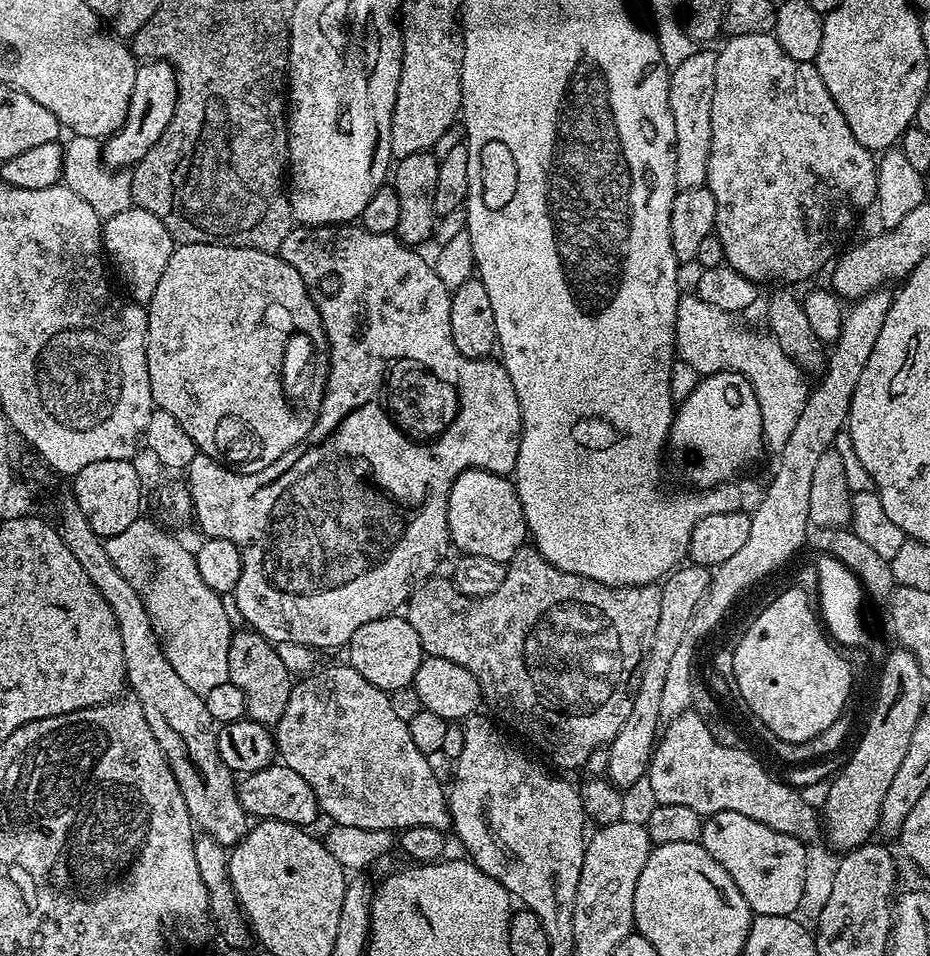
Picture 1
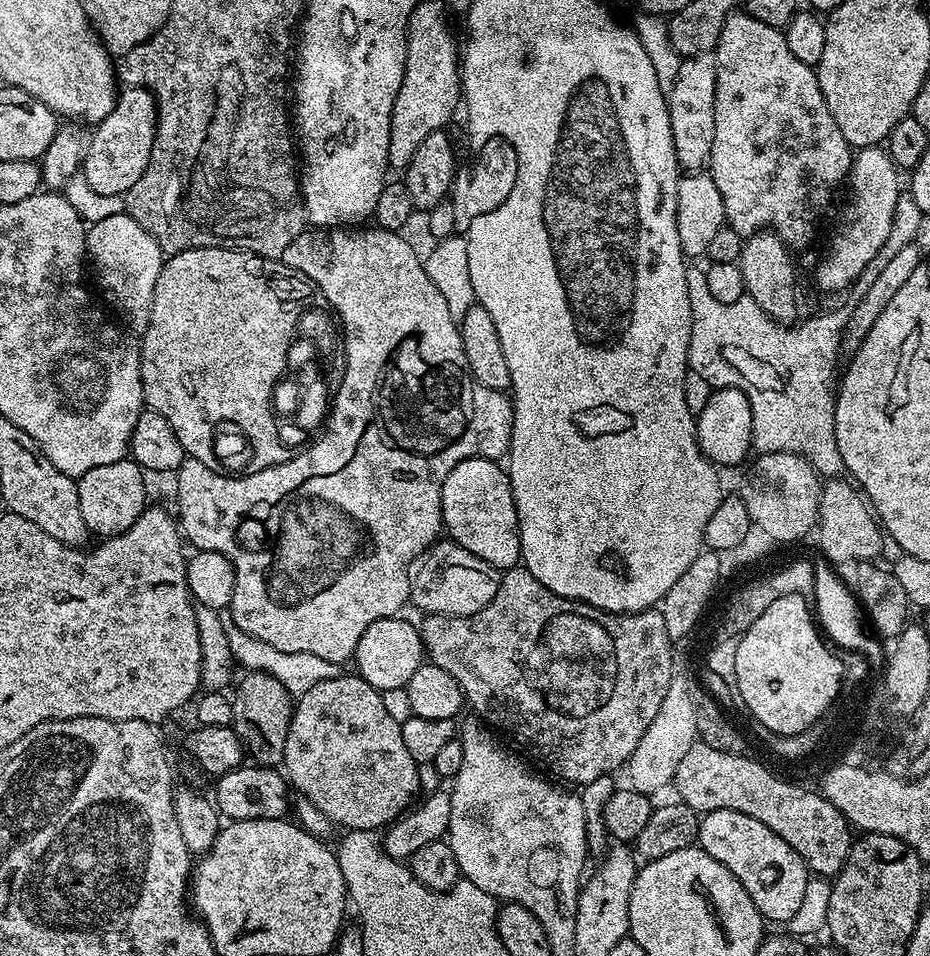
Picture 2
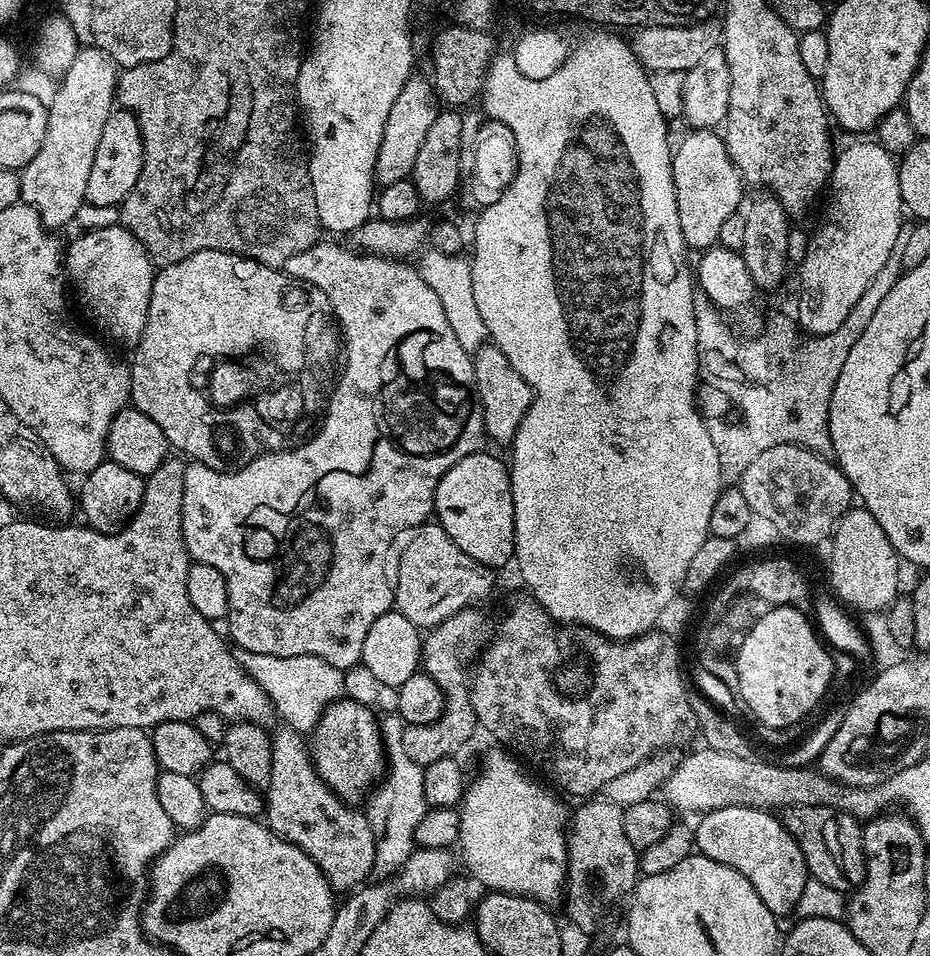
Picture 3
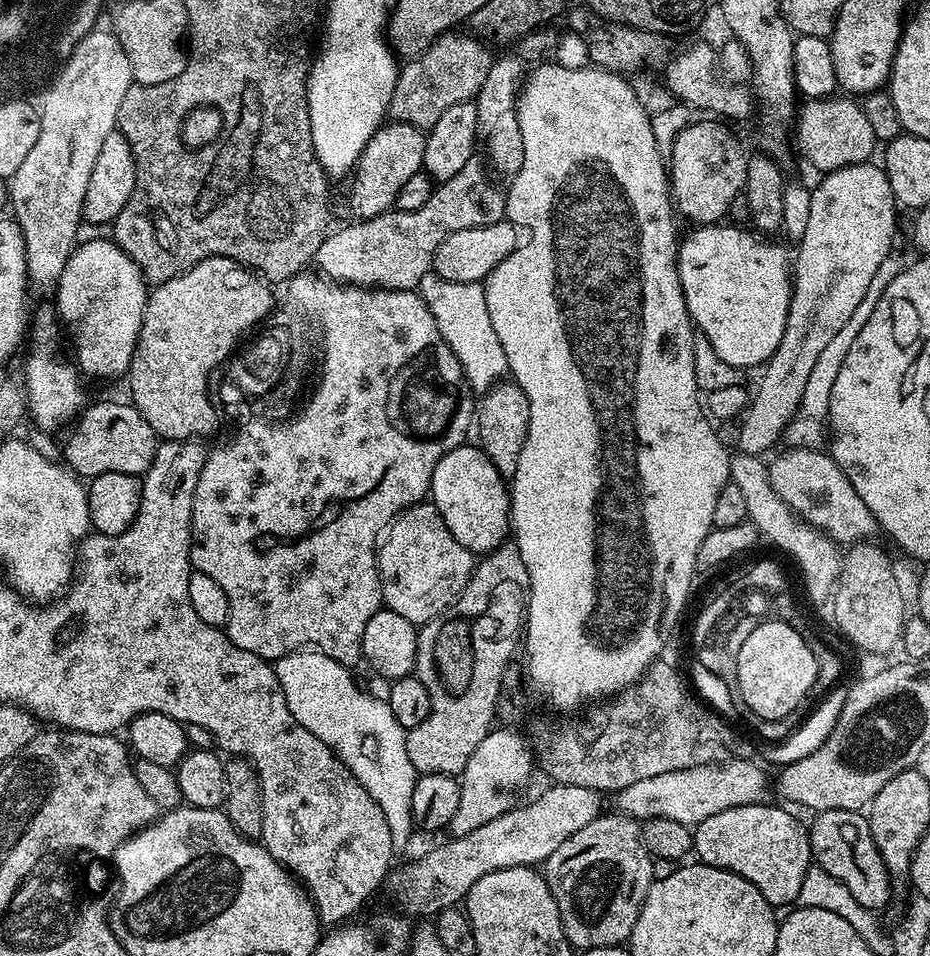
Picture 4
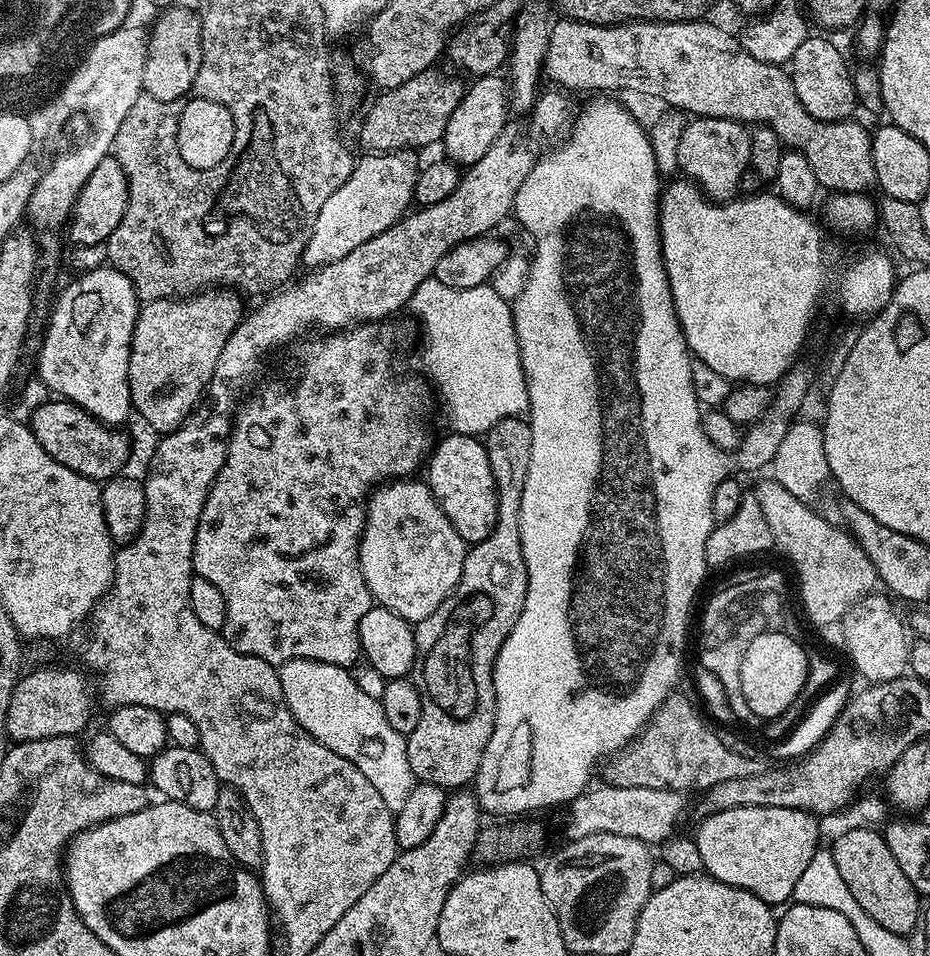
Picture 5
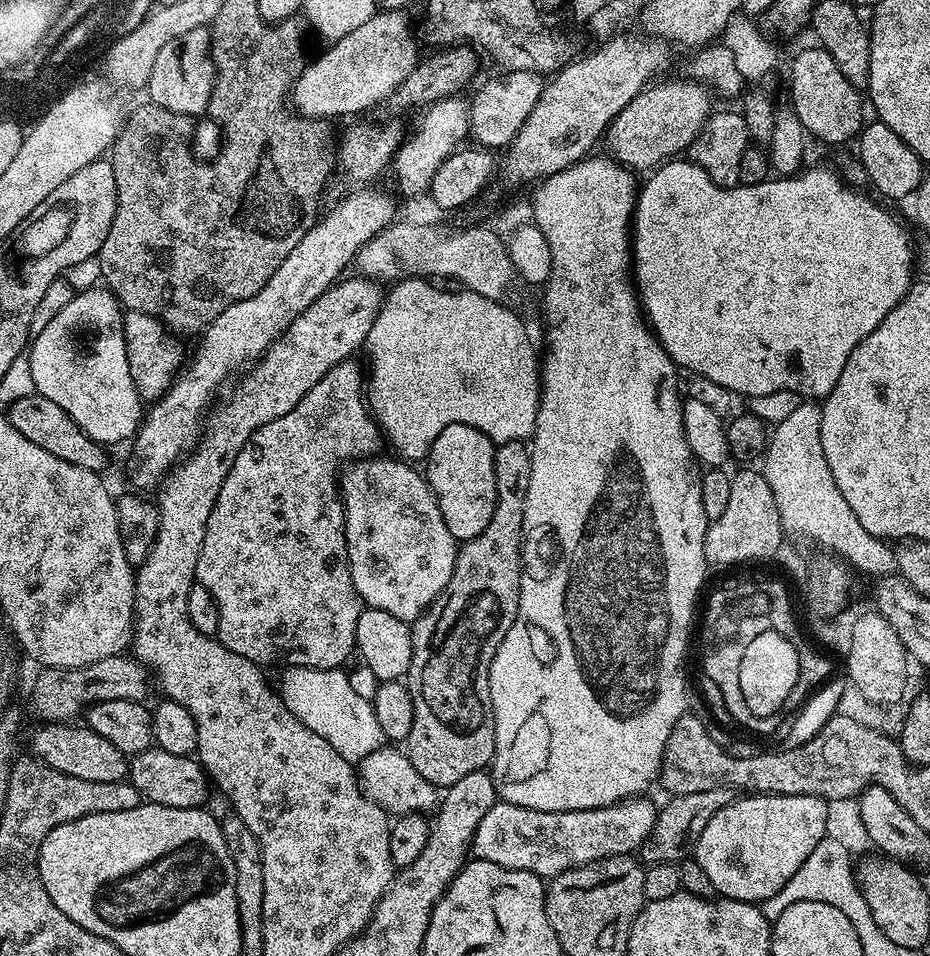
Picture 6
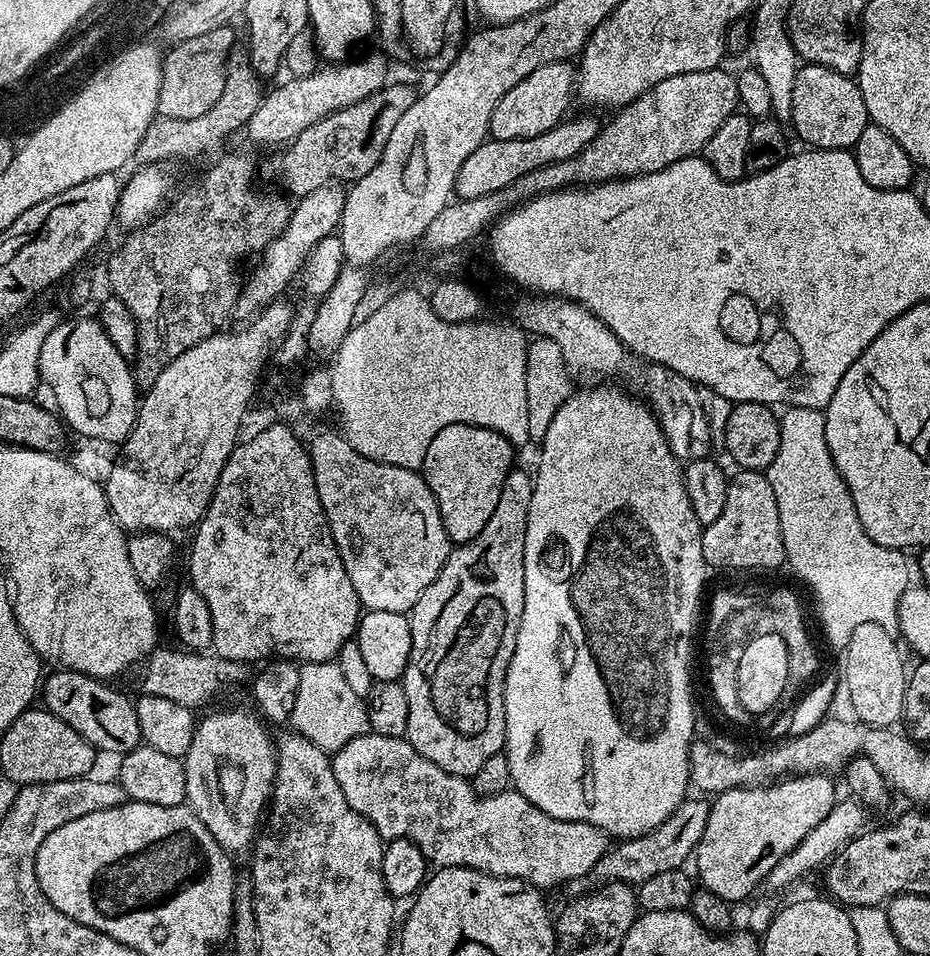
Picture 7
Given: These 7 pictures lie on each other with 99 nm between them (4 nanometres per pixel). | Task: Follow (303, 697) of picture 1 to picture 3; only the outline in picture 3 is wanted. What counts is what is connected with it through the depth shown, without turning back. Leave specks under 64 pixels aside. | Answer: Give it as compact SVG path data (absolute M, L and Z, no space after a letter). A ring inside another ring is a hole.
M341 698L329 704L311 728L310 755L317 774L329 790L345 802L360 802L356 800L363 801L369 789L383 777L386 753L377 713L371 707L368 709L366 705L348 699Z

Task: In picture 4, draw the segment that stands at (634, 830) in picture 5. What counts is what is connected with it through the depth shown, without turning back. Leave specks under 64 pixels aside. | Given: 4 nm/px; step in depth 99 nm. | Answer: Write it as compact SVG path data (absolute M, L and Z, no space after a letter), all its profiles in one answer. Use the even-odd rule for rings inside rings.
M728 758L715 764L654 774L654 778L642 778L642 782L634 782L634 786L621 790L615 797L615 807L639 822L670 818L674 822L695 826L710 818L710 814L722 814L722 810L730 810L734 806L765 803L770 796L770 780L764 777L759 766L751 760Z

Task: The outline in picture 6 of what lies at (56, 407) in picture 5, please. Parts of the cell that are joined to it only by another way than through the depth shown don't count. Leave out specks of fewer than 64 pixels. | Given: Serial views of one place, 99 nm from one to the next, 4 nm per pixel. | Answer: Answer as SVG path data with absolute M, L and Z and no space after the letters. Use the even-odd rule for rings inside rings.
M38 395L18 398L7 405L6 415L22 438L34 442L34 446L42 446L42 450L54 454L54 458L62 458L62 462L70 462L70 466L82 466L91 472L103 473L105 445L90 439L80 429L78 422L74 422L74 418L70 418L70 414L58 406L58 402L50 402L50 398Z

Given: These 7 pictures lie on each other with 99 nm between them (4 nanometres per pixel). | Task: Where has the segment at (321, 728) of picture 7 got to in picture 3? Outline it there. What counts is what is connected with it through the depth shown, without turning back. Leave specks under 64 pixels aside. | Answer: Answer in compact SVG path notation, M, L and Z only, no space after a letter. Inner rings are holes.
M236 648L235 653L236 661L247 670L250 678L254 678L254 682L266 690L272 699L275 715L281 716L284 719L281 721L289 728L296 729L300 724L308 724L312 728L324 709L345 695L345 673L317 656L282 658L274 654L254 654L241 648ZM388 714L382 720L382 735L386 753L387 768L382 779L375 785L367 801L367 815L372 821L372 830L376 833L375 871L380 874L394 874L406 862L414 844L417 819L429 811L428 803L422 790L424 770L421 764L406 758L406 746L402 746L405 723L399 715Z

